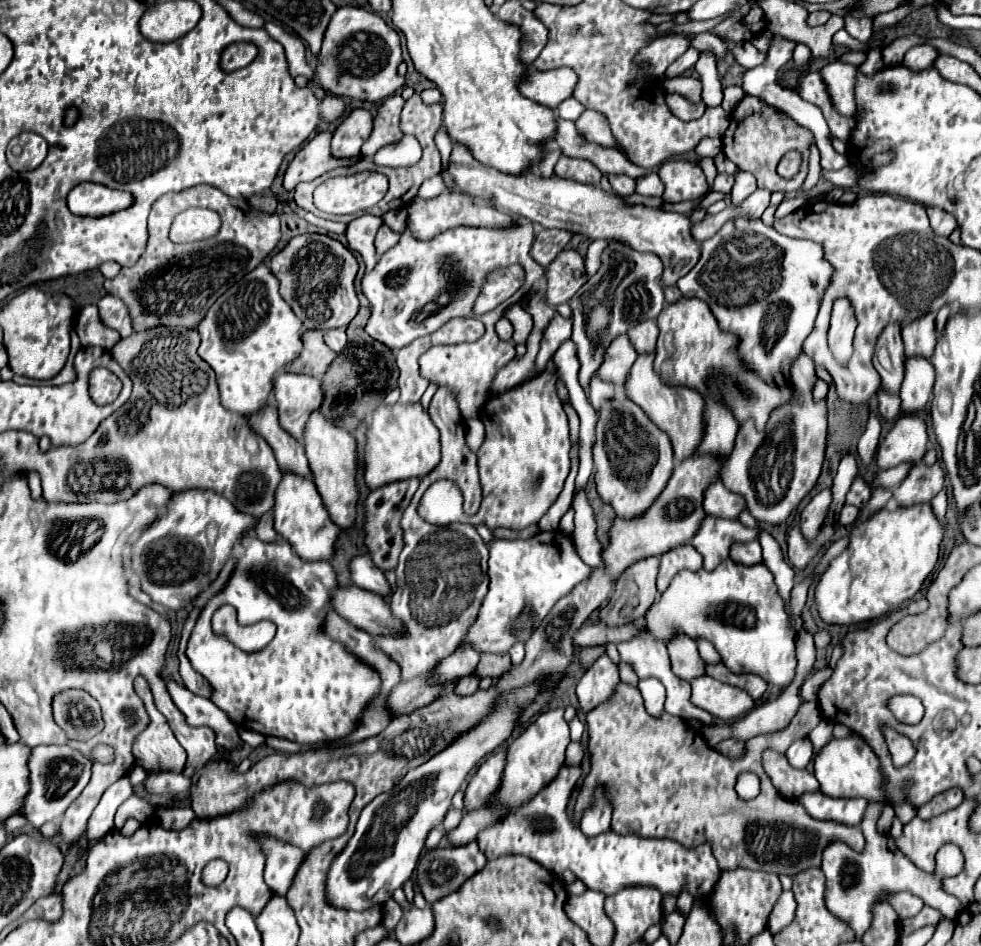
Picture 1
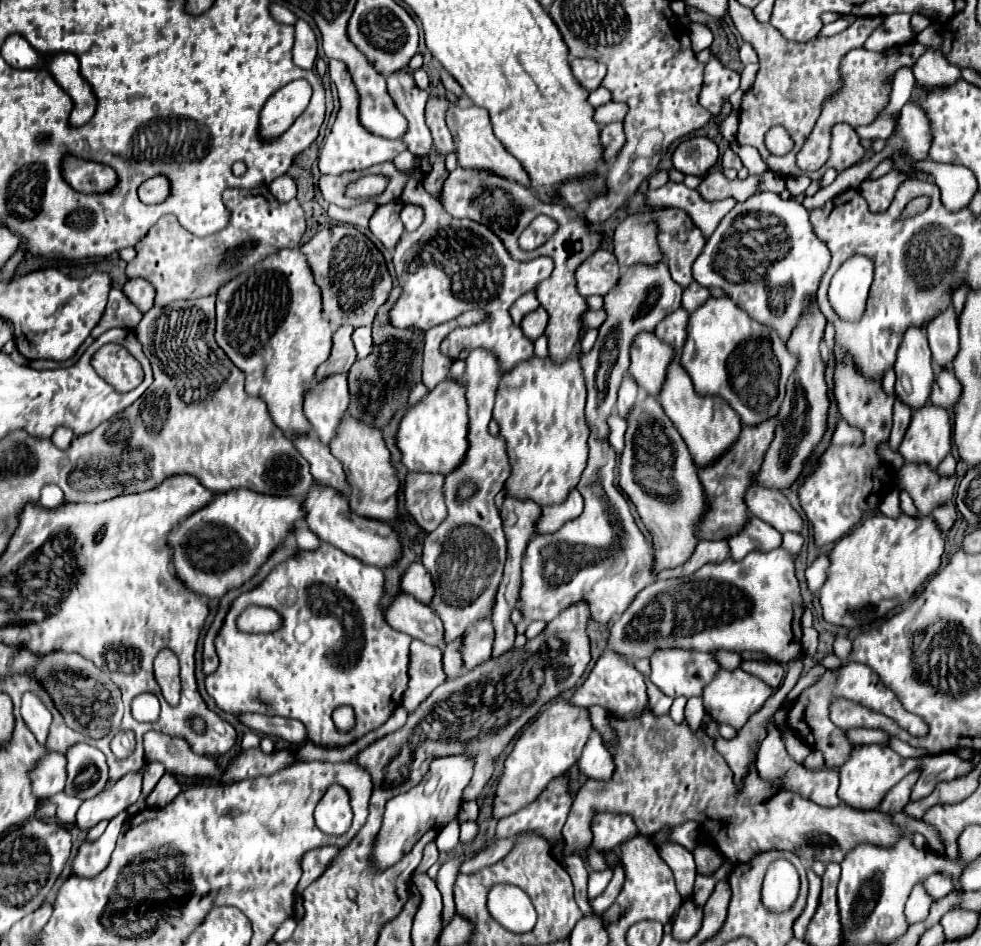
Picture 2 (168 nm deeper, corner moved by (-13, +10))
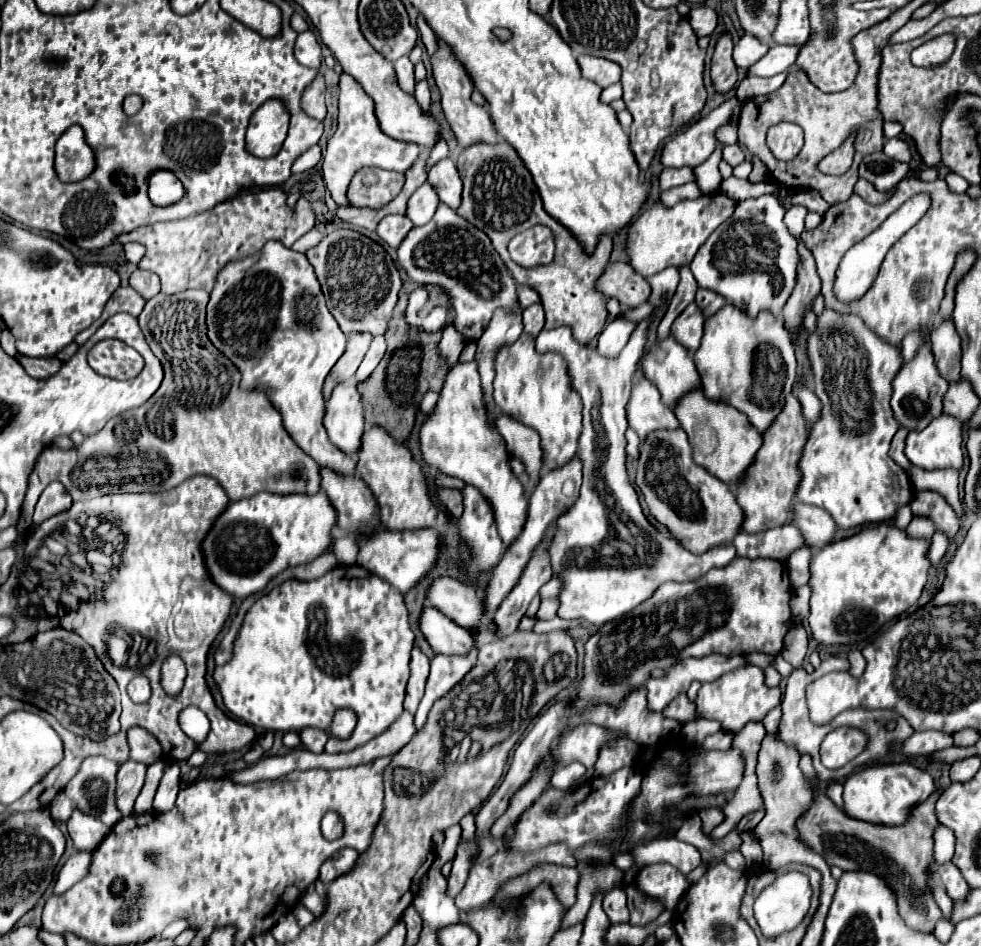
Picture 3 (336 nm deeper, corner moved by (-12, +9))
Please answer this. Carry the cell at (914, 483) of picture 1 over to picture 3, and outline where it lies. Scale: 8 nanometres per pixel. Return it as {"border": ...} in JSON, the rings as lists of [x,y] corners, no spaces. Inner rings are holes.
{"border":[[[919,491],[911,499],[911,511],[917,515],[927,515],[933,519],[935,527],[945,531],[949,537],[953,537],[959,529],[957,513],[947,503],[947,499],[935,491]]]}

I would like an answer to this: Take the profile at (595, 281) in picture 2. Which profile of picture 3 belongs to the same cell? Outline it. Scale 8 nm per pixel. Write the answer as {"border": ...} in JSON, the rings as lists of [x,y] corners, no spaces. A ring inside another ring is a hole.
{"border":[[[609,263],[595,287],[603,295],[619,299],[623,309],[637,307],[649,297],[649,285],[645,283],[645,277],[637,275],[629,263]]]}

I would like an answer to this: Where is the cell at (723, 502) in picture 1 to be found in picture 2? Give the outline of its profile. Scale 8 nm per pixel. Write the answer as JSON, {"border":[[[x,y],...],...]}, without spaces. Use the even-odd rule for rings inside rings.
{"border":[[[752,486],[746,494],[746,504],[750,514],[770,522],[780,532],[800,532],[804,528],[804,518],[792,508],[788,498],[776,488]]]}

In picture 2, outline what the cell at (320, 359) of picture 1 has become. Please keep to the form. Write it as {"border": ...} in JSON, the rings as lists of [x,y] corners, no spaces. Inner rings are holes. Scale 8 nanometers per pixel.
{"border":[[[342,326],[342,328],[336,330],[332,354],[330,354],[330,358],[318,368],[318,372],[316,372],[316,380],[318,380],[318,382],[322,382],[324,378],[328,378],[328,376],[332,376],[332,374],[348,372],[350,366],[356,362],[352,332],[354,332],[352,326]]]}

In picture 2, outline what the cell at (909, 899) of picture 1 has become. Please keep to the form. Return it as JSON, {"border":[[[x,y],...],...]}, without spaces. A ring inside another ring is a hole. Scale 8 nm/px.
{"border":[[[932,874],[930,878],[926,878],[926,890],[934,900],[938,900],[948,896],[954,890],[954,884],[952,878],[946,878],[946,874]]]}

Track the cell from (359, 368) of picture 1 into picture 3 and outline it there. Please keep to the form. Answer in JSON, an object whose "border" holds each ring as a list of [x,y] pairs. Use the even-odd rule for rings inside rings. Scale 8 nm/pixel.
{"border":[[[413,281],[403,283],[403,287],[399,291],[399,301],[393,309],[393,315],[389,319],[387,333],[385,333],[387,351],[385,351],[383,359],[379,361],[377,369],[371,373],[371,377],[357,385],[359,395],[363,399],[367,423],[383,427],[395,441],[403,441],[409,437],[423,393],[439,391],[441,383],[445,381],[445,375],[447,375],[445,365],[441,365],[439,355],[437,355],[437,343],[441,339],[441,331],[427,333],[427,331],[419,329],[419,333],[417,333],[417,331],[411,331],[411,327],[403,321],[409,293],[417,287],[419,285]]]}

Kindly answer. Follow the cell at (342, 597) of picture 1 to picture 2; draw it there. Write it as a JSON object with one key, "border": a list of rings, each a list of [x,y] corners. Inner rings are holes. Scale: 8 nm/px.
{"border":[[[398,594],[390,602],[390,610],[386,610],[386,620],[392,628],[410,634],[430,646],[444,644],[444,626],[438,614],[430,610],[430,606],[418,602],[410,594]]]}

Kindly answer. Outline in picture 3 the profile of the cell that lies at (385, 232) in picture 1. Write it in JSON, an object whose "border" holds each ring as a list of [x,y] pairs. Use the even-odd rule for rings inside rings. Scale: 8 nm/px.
{"border":[[[423,183],[407,201],[407,217],[413,221],[413,225],[425,225],[431,217],[433,211],[437,209],[439,199],[437,193],[429,187],[429,183]]]}

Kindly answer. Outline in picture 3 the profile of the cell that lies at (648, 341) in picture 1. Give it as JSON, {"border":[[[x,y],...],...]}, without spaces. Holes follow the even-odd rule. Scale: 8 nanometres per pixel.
{"border":[[[691,303],[673,323],[671,335],[689,351],[697,351],[703,337],[703,321],[705,317],[697,311],[697,305]]]}

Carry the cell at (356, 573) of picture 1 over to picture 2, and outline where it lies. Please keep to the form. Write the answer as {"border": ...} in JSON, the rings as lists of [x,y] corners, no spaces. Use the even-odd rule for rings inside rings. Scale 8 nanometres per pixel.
{"border":[[[420,562],[412,564],[402,578],[402,590],[412,594],[416,600],[424,604],[430,604],[430,598],[434,598],[434,584],[432,584],[430,572],[422,568]]]}

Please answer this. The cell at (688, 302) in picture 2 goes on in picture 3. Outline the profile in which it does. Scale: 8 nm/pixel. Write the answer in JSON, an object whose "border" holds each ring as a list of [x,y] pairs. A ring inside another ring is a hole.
{"border":[[[697,289],[697,295],[695,295],[695,305],[701,309],[701,313],[705,317],[713,315],[719,307],[725,305],[725,299],[721,299],[721,295],[709,291],[709,289]]]}

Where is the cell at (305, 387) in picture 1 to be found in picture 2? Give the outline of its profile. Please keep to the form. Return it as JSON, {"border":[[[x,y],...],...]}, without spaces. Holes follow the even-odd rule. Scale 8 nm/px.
{"border":[[[344,374],[326,378],[322,384],[314,386],[308,398],[304,398],[304,414],[322,444],[328,444],[336,436],[338,426],[346,416],[348,402],[348,378],[344,378]]]}

